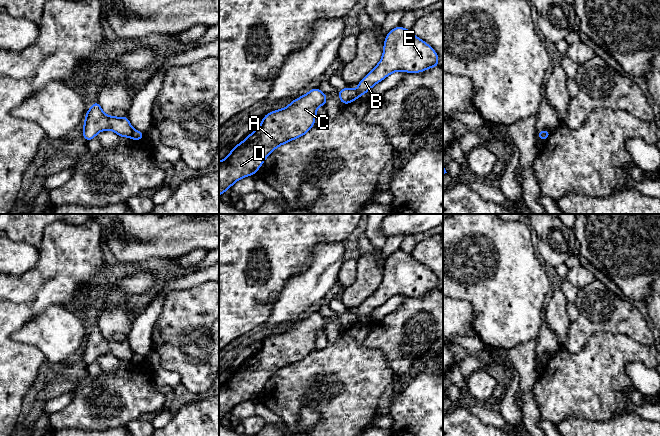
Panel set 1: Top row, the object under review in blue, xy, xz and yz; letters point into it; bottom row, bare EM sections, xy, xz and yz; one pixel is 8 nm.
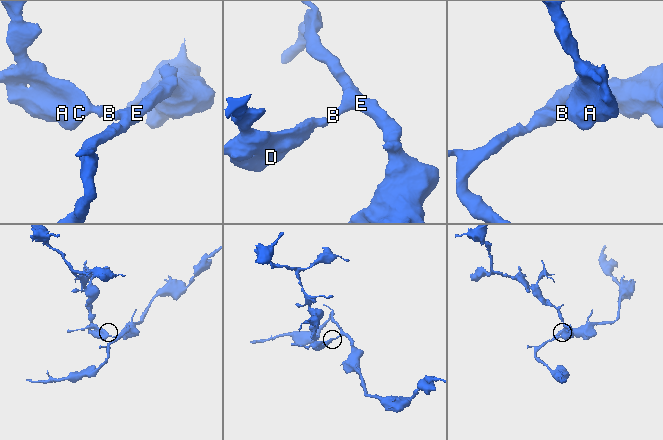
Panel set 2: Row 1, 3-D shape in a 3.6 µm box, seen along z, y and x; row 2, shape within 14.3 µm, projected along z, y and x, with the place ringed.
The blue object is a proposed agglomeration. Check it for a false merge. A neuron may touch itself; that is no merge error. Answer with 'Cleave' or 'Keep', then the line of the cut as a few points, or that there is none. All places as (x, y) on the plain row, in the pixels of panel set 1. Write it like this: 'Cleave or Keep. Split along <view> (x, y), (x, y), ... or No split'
Cleave. Split along xy (133, 353), (129, 360)

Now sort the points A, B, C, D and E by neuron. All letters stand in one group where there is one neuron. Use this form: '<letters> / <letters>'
A C D / B E

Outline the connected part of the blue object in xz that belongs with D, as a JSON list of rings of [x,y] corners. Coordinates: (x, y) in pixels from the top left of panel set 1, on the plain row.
[[[313,312],[305,319],[291,325],[287,331],[266,338],[262,342],[261,349],[240,368],[234,370],[223,385],[219,385],[219,420],[230,413],[236,405],[255,399],[265,383],[278,370],[305,359],[315,349],[317,332],[325,330],[326,326],[327,319],[319,312]]]

